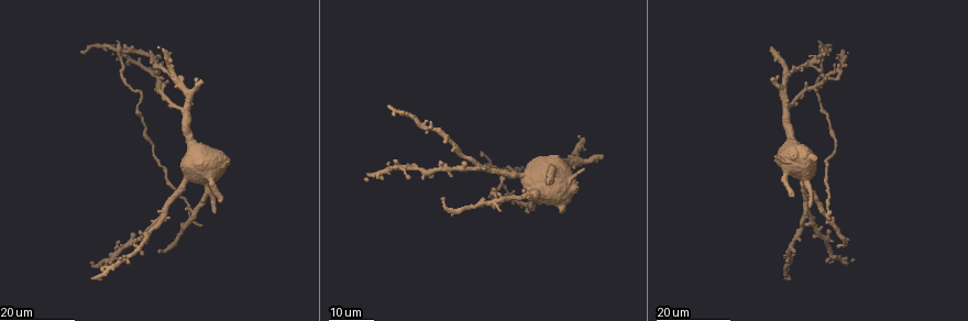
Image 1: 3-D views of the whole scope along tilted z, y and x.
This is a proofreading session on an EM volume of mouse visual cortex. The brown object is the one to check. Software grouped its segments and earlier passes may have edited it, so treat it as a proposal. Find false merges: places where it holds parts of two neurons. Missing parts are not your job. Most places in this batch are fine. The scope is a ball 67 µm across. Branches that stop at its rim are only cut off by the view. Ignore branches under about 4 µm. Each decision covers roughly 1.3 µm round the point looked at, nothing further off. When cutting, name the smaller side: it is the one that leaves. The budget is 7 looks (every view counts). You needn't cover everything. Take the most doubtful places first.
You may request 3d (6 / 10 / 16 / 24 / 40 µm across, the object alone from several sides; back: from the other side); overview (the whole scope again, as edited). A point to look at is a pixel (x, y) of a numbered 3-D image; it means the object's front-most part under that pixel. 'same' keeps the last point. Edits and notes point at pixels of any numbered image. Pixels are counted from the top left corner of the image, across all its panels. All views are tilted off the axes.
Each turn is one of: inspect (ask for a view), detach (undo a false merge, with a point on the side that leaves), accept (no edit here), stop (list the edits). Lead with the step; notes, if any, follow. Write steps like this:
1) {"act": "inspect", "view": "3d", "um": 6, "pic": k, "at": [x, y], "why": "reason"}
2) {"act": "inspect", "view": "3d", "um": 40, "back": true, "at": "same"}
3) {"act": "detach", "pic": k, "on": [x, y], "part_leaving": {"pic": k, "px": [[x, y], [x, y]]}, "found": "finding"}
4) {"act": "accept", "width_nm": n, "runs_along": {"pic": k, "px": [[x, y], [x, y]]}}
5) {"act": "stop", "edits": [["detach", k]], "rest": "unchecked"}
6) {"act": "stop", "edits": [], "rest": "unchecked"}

{"act": "inspect", "view": "3d", "um": 24, "pic": 1, "at": [183, 110]}

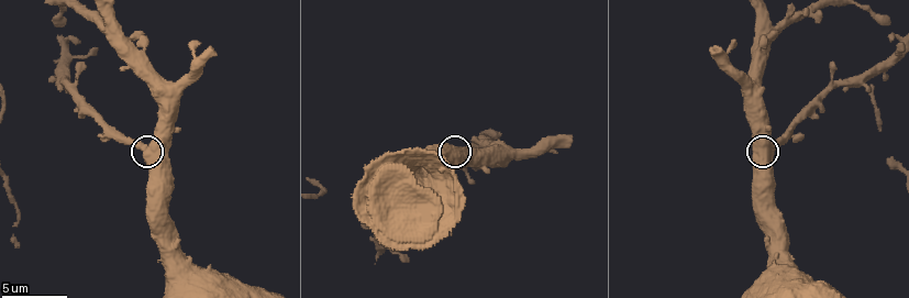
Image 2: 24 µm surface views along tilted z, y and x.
{"act": "inspect", "view": "3d", "um": 6, "pic": 2, "at": [146, 150], "why": "closer look"}

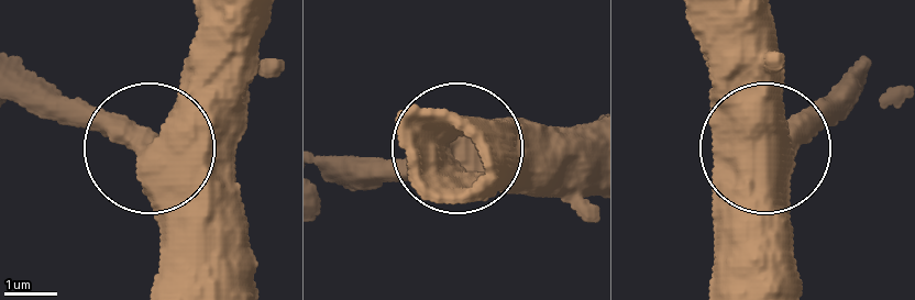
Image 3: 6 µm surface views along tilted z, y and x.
{"act": "accept", "found": "one neuron here"}

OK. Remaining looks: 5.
{"act": "inspect", "view": "3d", "um": 24, "pic": 1, "at": [161, 217], "why": "four or more arms meet"}

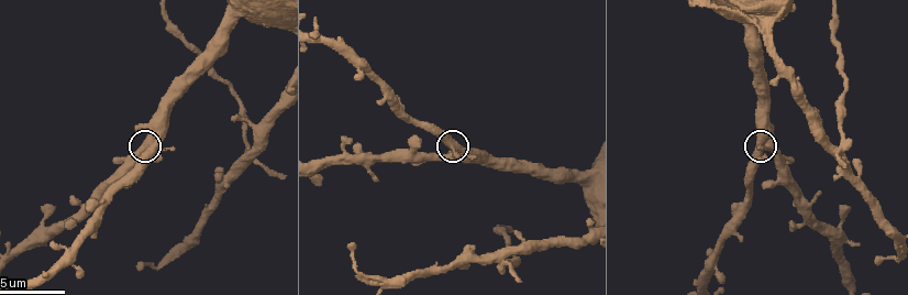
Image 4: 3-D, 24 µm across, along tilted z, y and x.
{"act": "inspect", "view": "3d", "um": 6, "pic": 4, "at": [766, 147]}

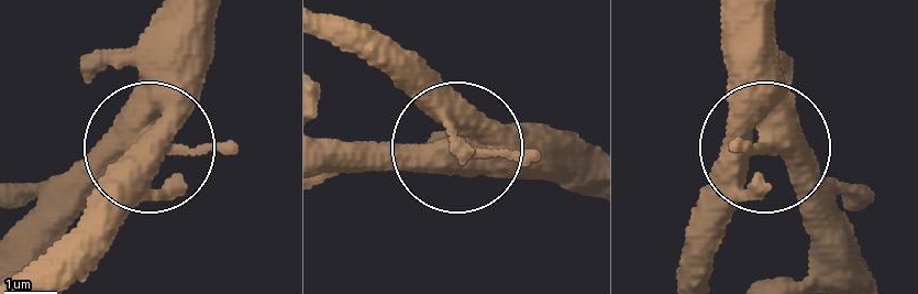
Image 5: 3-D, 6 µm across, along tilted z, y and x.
{"act": "accept", "runs_along": {"pic": 5, "px": [[217, 12], [201, 91], [103, 228]]}, "found": "all the same neuron"}

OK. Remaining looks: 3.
{"act": "inspect", "view": "3d", "um": 10, "pic": 2, "at": [106, 29]}

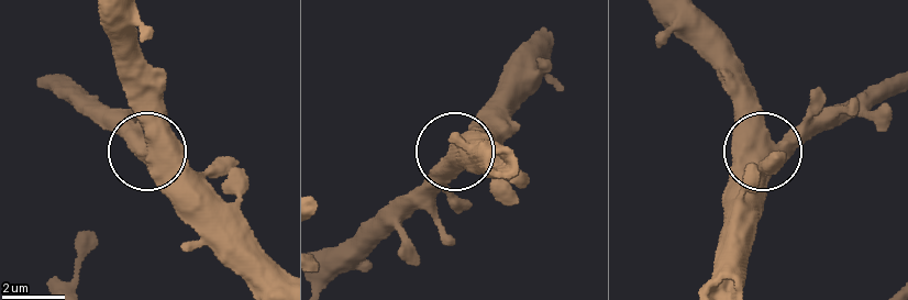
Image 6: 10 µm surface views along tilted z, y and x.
{"act": "inspect", "view": "3d", "um": 10, "back": true, "pic": 6, "at": [770, 145]}

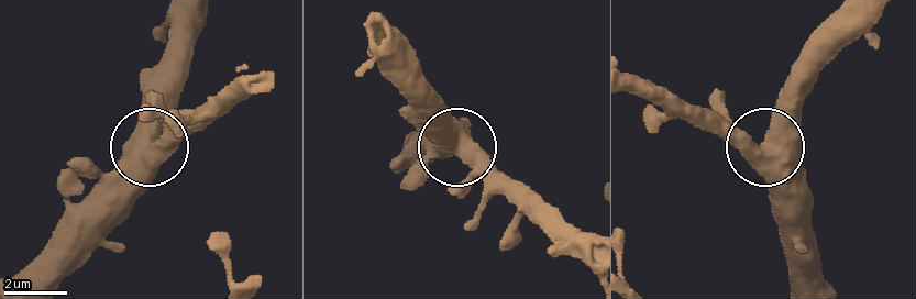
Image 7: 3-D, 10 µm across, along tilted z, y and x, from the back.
{"act": "accept", "side_arm_um": 10, "found": "all the same neuron"}

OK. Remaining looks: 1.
{"act": "stop", "edits": [], "rest": "unchecked"}

